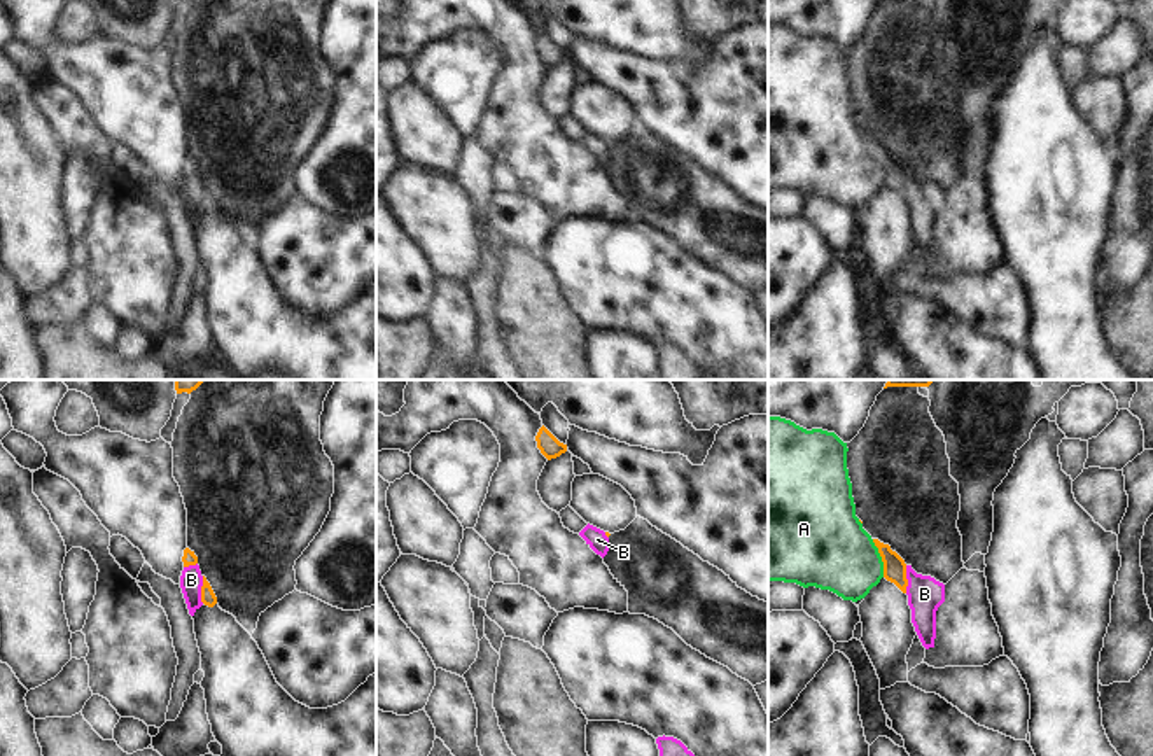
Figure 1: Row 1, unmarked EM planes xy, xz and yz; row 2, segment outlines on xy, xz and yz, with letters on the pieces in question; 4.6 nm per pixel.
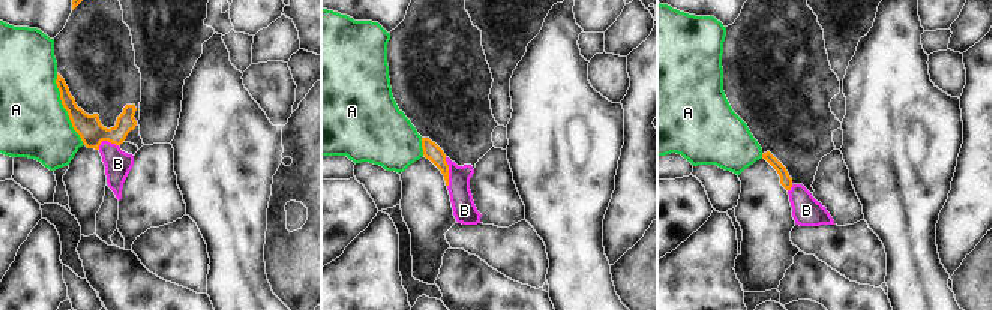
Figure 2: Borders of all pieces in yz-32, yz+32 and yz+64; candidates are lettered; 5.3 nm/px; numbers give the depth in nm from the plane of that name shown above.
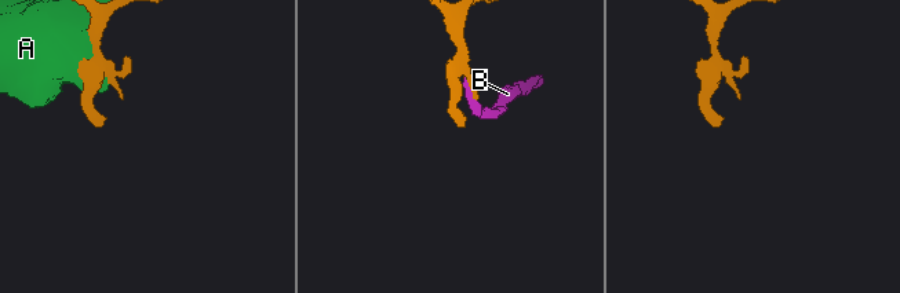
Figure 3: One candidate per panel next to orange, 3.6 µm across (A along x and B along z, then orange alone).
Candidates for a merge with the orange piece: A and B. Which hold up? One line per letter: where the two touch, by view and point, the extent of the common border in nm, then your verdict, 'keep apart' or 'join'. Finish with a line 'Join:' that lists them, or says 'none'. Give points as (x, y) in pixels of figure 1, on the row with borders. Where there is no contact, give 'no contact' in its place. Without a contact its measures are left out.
A: meets orange in yz at (882, 559); contact 190 nm long; keep apart
B: meets orange in xy at (202, 590); contact 130 nm long; join
Join: B

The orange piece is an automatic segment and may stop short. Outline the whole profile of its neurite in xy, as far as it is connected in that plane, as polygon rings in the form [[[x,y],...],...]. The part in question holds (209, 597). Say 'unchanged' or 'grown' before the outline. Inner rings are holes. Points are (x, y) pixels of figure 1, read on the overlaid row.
grown; [[[189,548],[184,550],[184,570],[180,576],[180,588],[189,609],[189,614],[194,616],[194,612],[205,604],[208,607],[213,607],[217,604],[217,597],[206,581],[206,578],[201,574],[198,565],[198,556]]]

